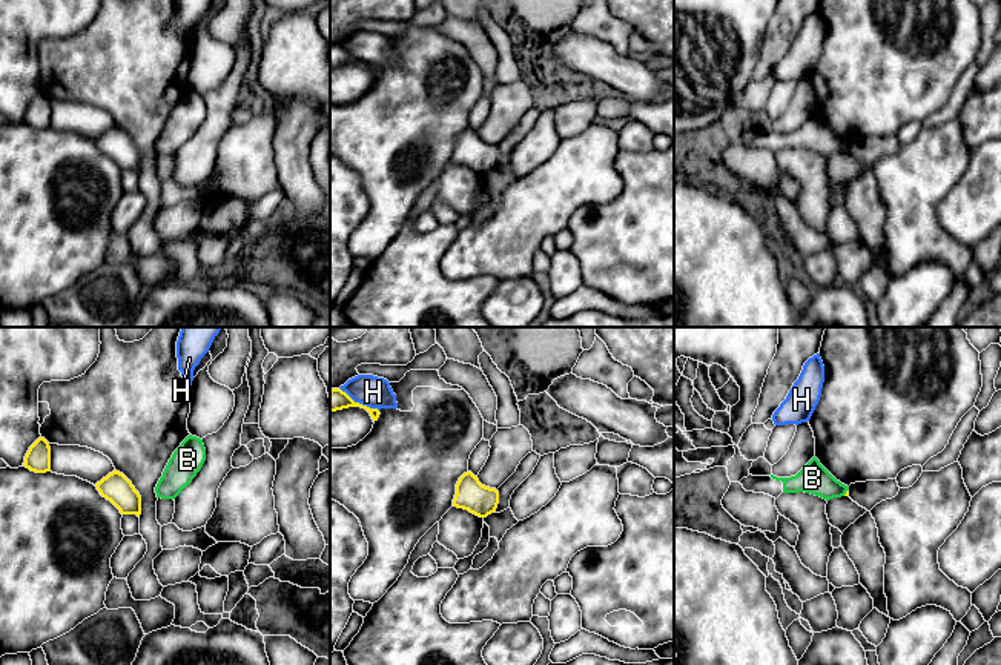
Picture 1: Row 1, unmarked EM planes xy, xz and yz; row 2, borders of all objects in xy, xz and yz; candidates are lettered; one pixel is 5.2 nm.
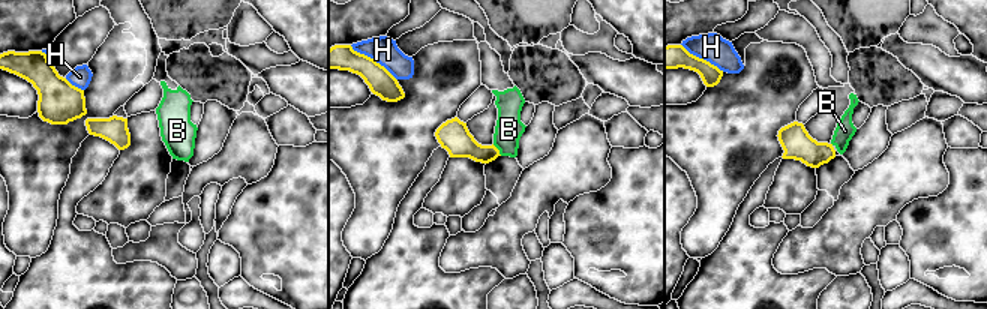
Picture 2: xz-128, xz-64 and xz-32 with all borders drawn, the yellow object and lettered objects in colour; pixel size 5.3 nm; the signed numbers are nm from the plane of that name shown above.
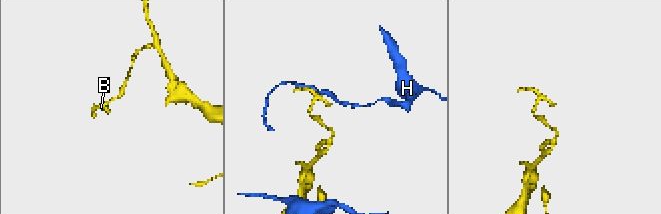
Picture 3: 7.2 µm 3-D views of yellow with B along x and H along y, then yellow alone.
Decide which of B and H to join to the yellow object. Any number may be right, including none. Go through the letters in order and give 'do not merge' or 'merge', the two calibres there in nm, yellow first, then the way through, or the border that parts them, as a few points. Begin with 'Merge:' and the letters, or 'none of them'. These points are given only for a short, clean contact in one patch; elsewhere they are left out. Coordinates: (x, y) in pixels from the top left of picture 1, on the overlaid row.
Merge: none of them
B: do not merge; 20 nm thick on the yellow side, 160 nm on the other; border along yz (848, 489), (843, 495)
H: do not merge; 120 nm thick on the yellow side, 160 nm on the other

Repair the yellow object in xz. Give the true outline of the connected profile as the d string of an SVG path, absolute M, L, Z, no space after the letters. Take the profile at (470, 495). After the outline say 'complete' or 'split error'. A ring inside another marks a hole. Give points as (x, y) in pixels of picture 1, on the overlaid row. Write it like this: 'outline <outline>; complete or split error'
outline M471 471L464 473L456 484L453 507L487 518L494 513L499 504L499 491L485 487Z; complete

